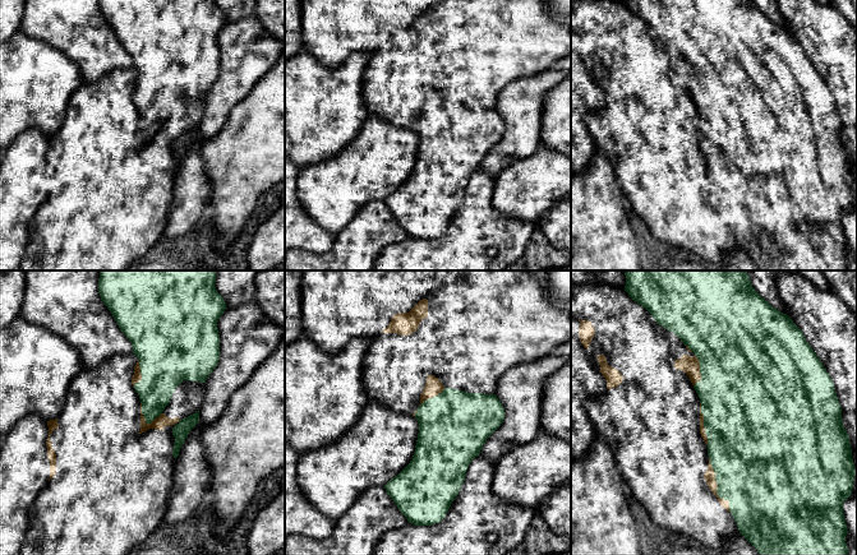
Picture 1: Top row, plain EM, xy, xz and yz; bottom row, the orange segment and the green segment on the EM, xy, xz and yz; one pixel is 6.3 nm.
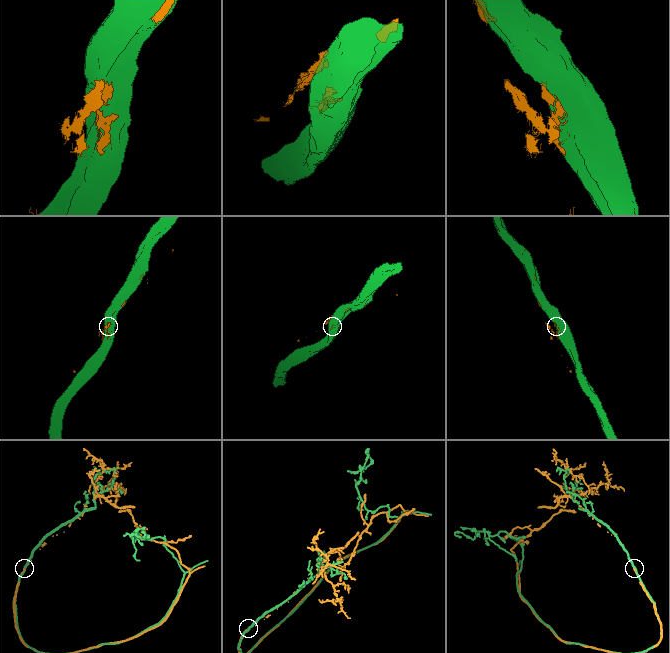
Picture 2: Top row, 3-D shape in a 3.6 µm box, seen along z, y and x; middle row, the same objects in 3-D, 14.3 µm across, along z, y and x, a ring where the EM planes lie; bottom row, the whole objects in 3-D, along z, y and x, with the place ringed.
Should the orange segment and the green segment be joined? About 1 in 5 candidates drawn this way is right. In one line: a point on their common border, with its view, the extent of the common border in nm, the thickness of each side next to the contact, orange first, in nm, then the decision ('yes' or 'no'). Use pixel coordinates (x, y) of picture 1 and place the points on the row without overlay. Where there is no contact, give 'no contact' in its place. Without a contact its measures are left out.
meets orange in yz at (717, 199); contact 380 nm long; 70 nm thick on the orange side, 500 nm on the other; no

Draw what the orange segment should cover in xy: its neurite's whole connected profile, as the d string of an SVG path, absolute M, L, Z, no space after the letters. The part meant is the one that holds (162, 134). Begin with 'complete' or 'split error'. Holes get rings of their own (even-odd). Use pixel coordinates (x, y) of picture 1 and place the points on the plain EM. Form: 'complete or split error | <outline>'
split error | M133 66L84 82L72 94L61 128L47 135L50 193L32 219L28 270L132 270L162 237L176 180L172 143L180 134L201 124L206 105L204 97L183 94L163 126L147 138L134 103L140 94L139 74Z

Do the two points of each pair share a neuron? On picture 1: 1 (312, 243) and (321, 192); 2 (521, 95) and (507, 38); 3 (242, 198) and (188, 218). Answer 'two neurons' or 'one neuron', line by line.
1: two neurons
2: two neurons
3: two neurons

